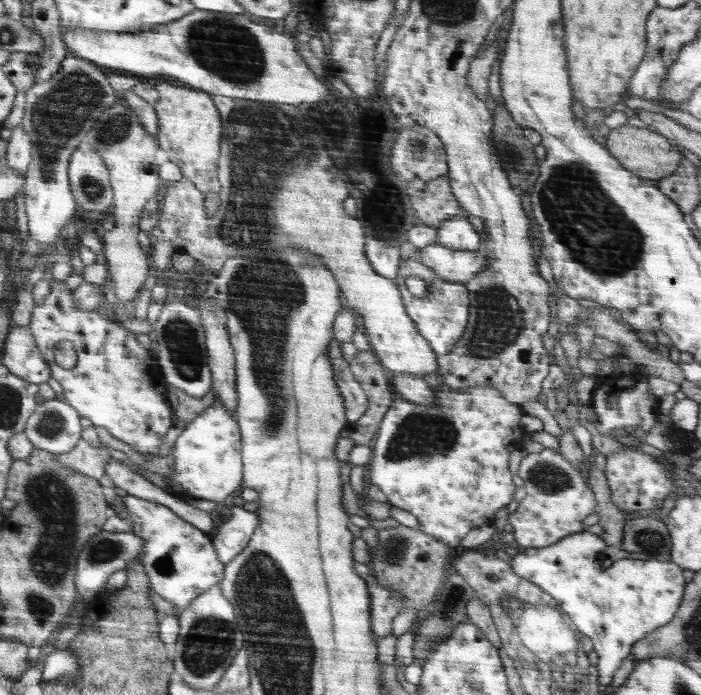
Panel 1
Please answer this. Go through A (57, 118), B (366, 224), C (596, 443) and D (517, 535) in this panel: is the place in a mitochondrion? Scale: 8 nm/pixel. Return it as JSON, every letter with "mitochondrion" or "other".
{"A":"mitochondrion","B":"other","C":"other","D":"other"}

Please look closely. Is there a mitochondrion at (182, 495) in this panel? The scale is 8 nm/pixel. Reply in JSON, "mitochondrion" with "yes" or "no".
{"mitochondrion":"no"}

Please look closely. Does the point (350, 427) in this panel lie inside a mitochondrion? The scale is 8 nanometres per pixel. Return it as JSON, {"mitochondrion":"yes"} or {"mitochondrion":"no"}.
{"mitochondrion":"no"}

